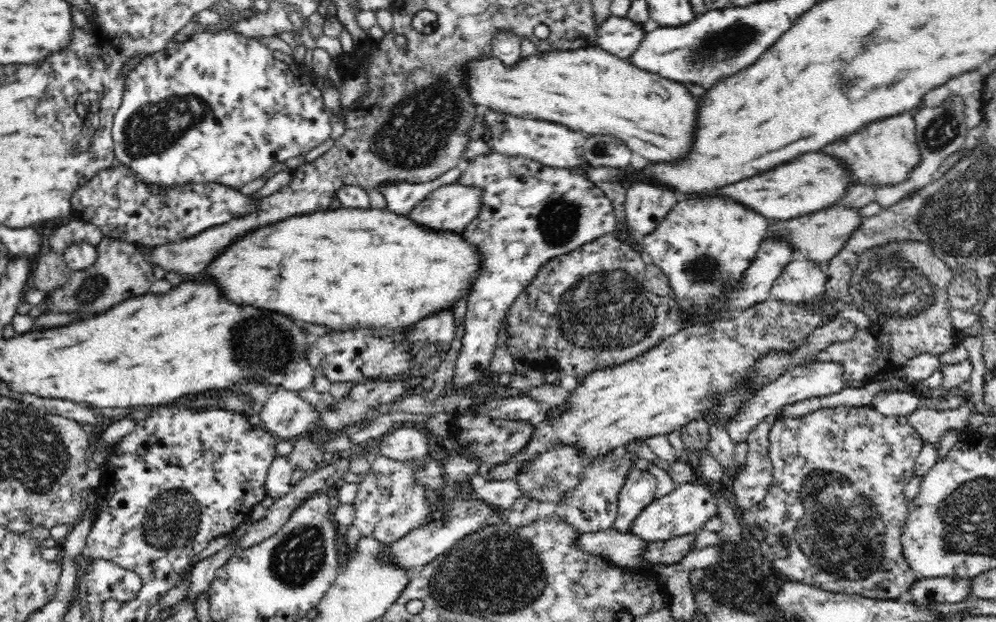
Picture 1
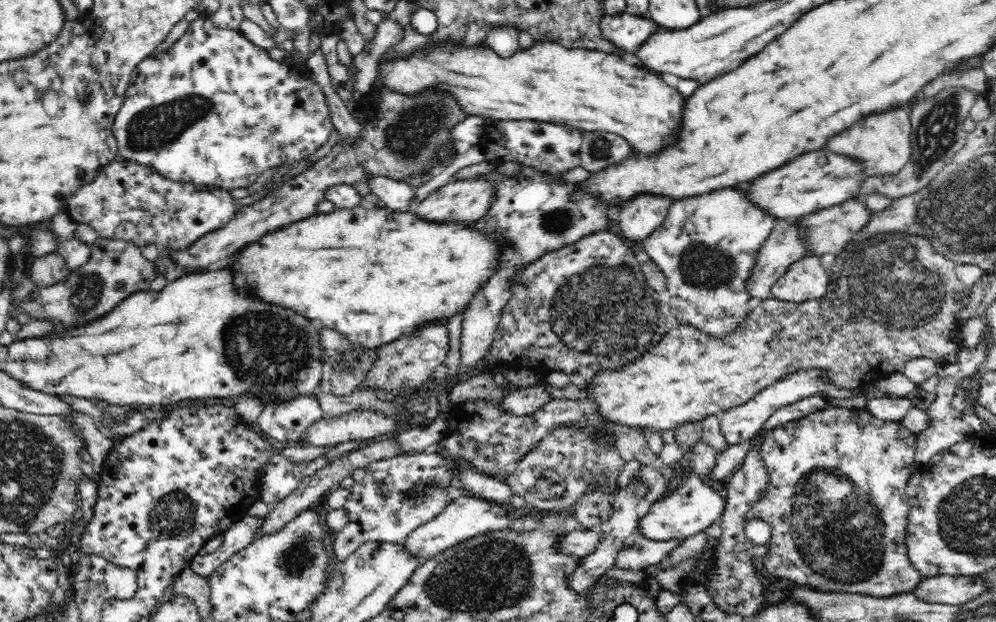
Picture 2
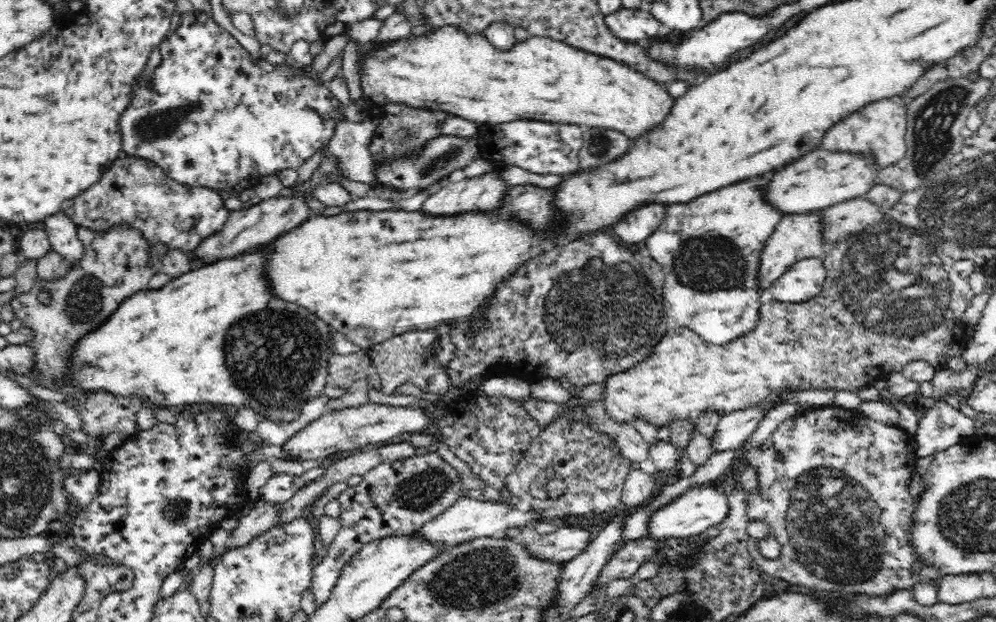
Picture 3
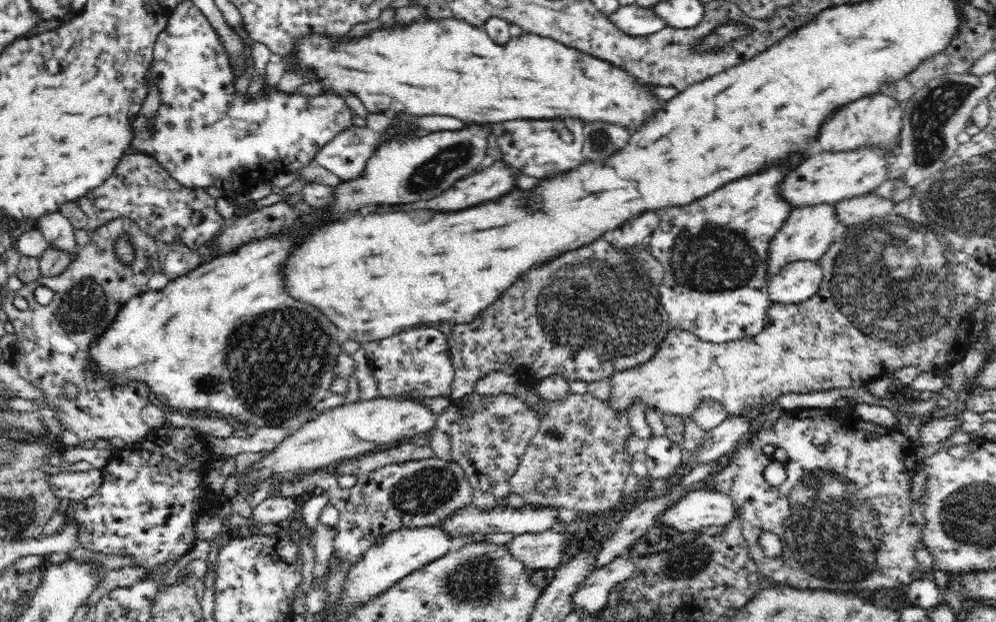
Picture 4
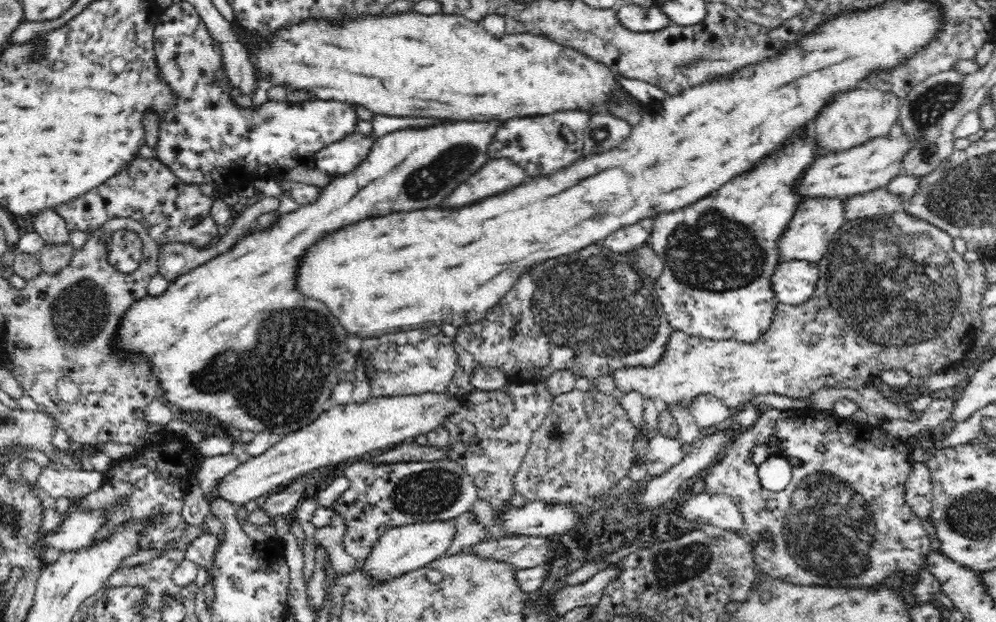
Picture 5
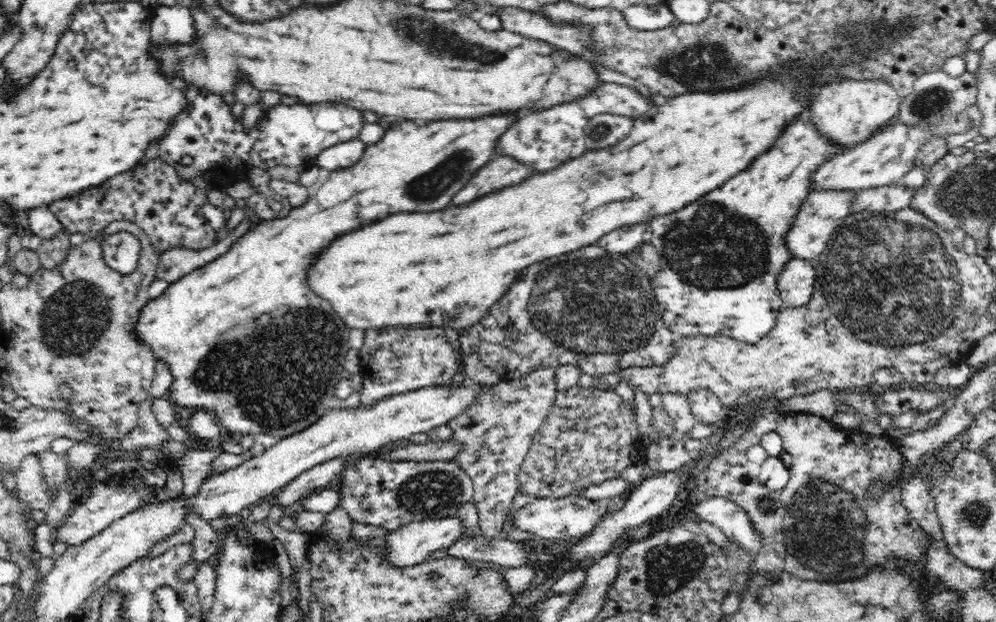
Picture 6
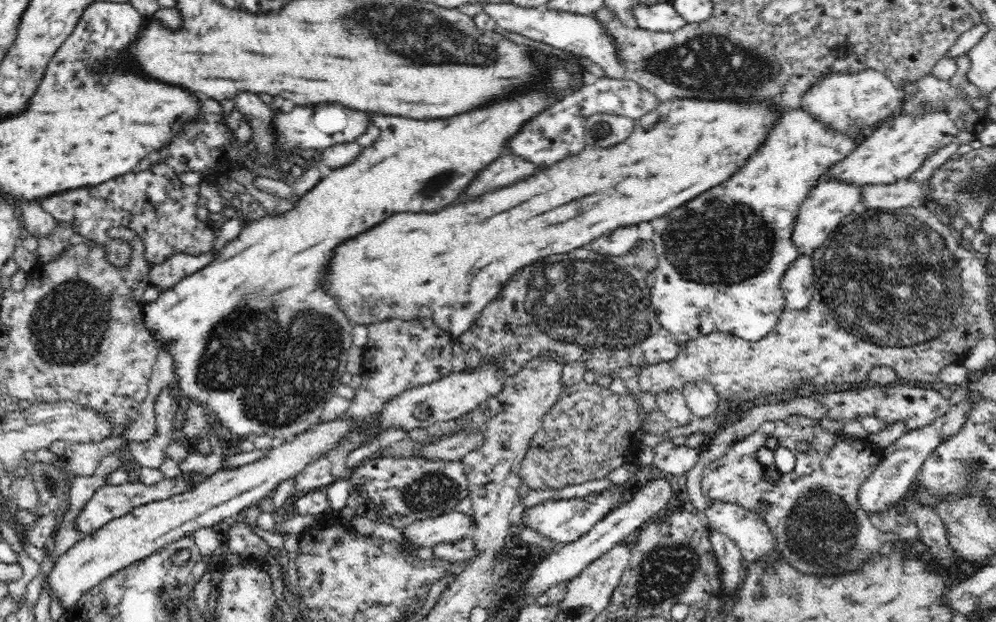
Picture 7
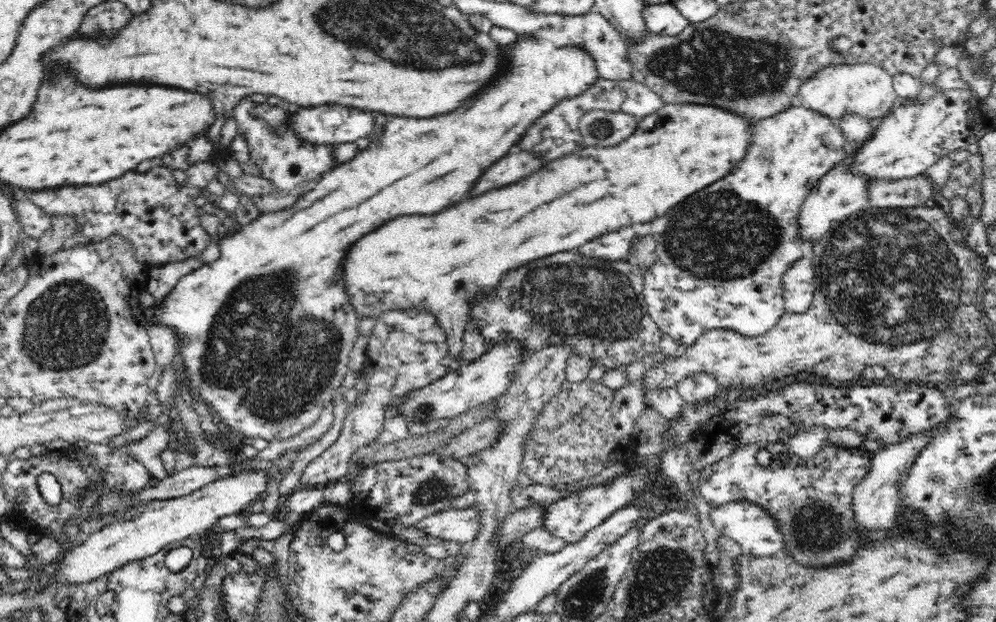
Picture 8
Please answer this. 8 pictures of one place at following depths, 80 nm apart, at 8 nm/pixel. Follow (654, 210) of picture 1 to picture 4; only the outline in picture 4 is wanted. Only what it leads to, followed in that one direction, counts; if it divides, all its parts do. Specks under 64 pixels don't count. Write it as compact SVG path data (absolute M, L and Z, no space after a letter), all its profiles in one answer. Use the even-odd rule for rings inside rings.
M646 212L636 220L626 222L622 228L613 231L612 240L608 241L612 247L625 250L648 241L649 236L658 226L660 216L656 212Z

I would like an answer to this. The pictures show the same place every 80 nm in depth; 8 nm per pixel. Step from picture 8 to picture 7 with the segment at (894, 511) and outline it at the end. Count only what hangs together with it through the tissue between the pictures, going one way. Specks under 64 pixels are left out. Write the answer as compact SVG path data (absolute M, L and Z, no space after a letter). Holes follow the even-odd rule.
M970 392L969 398L965 398L956 405L952 405L950 410L944 416L935 418L929 425L922 428L911 430L900 436L893 444L882 450L882 458L878 462L878 466L870 472L868 478L858 486L856 498L858 505L862 511L866 511L868 515L883 513L890 510L890 507L901 504L902 498L909 491L910 484L914 480L914 476L918 474L922 462L926 460L926 456L938 447L943 441L950 439L956 435L962 428L962 424L966 422L966 412L970 408L972 402L976 402L979 398L979 392Z

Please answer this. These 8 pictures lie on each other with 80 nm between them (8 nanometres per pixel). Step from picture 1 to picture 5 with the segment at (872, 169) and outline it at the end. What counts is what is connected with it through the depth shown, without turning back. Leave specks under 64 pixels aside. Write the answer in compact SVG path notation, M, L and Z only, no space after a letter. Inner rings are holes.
M861 84L851 90L840 92L828 104L822 106L822 112L814 118L816 140L826 152L854 148L895 130L899 120L899 110L900 99L894 93Z

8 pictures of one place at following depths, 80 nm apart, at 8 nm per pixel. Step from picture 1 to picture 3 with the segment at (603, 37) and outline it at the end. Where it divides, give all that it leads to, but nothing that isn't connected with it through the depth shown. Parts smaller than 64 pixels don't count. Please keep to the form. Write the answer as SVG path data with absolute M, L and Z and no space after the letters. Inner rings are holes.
M649 7L620 8L612 14L605 15L607 27L622 40L642 42L656 36L661 22L651 13Z

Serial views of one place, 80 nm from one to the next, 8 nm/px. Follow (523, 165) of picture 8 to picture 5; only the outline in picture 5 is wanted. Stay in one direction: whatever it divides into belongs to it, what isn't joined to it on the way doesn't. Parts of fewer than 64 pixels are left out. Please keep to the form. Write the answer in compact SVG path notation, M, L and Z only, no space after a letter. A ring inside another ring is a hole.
M490 158L456 192L452 192L452 196L448 196L442 206L466 206L470 202L514 188L522 184L526 176L526 171L510 159Z

